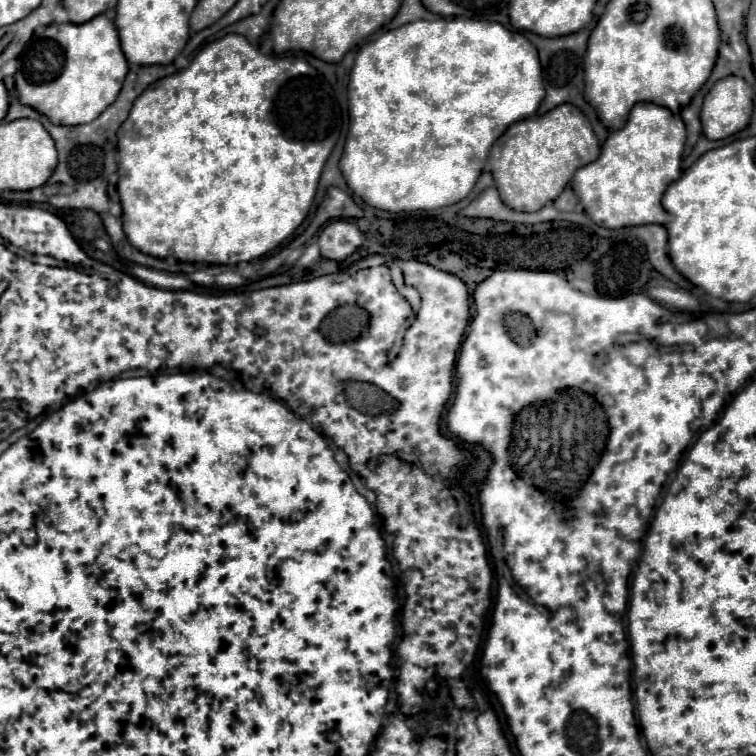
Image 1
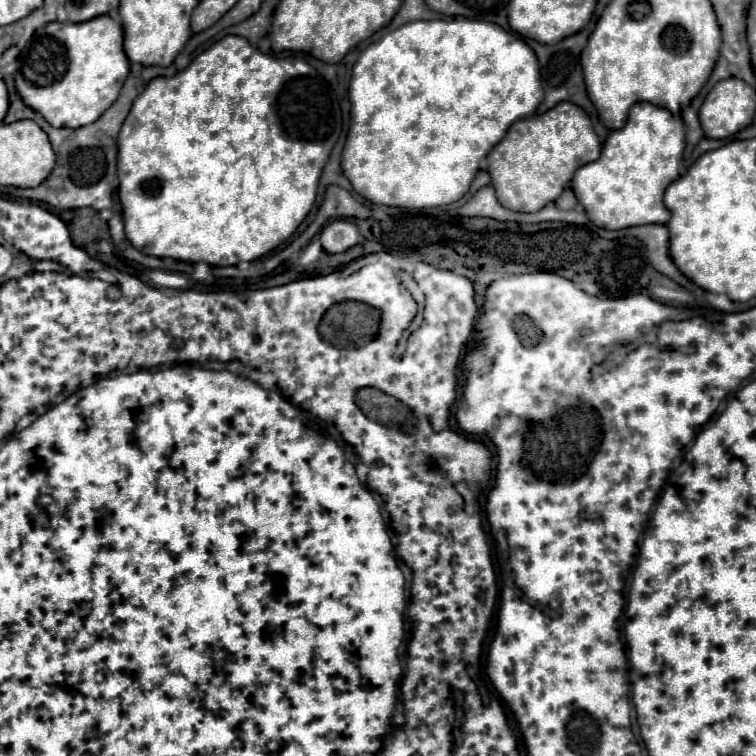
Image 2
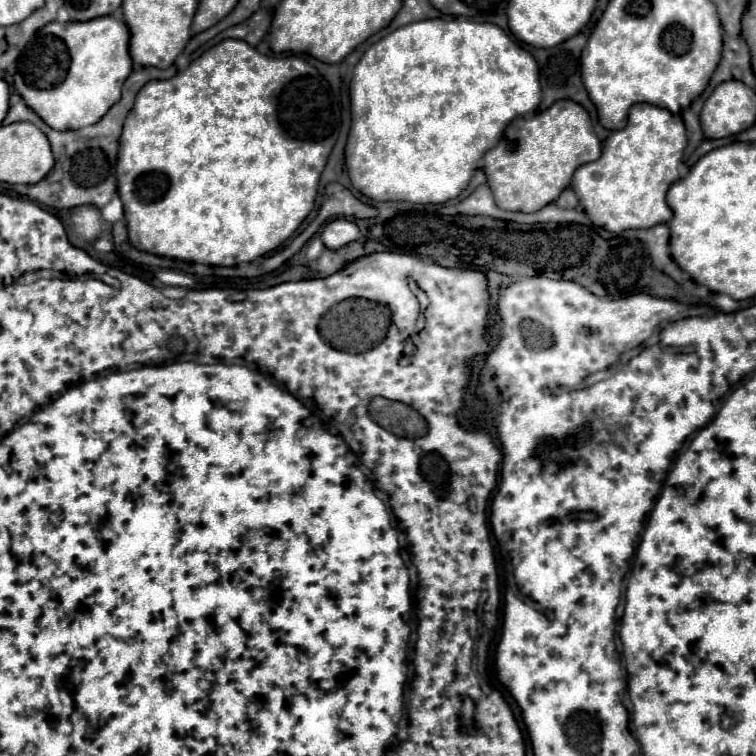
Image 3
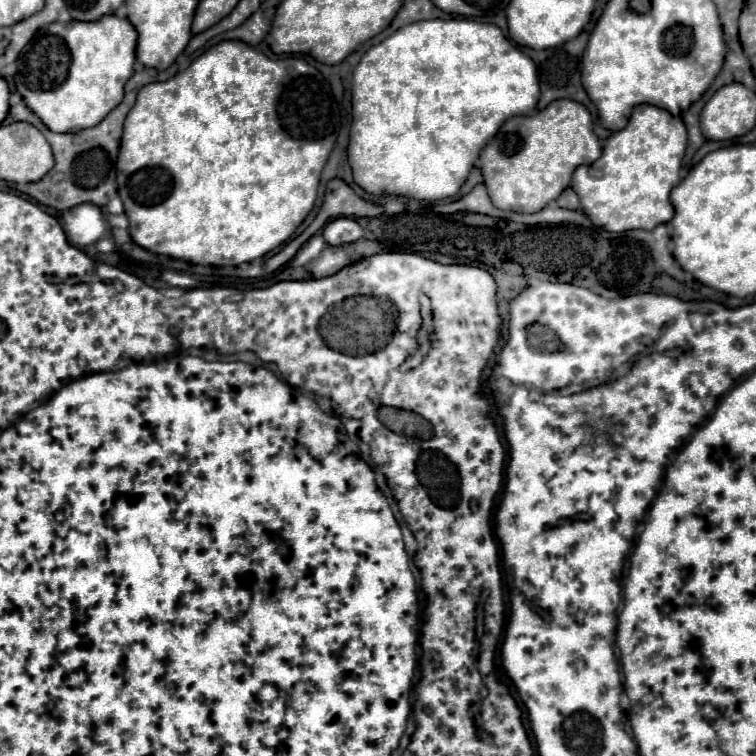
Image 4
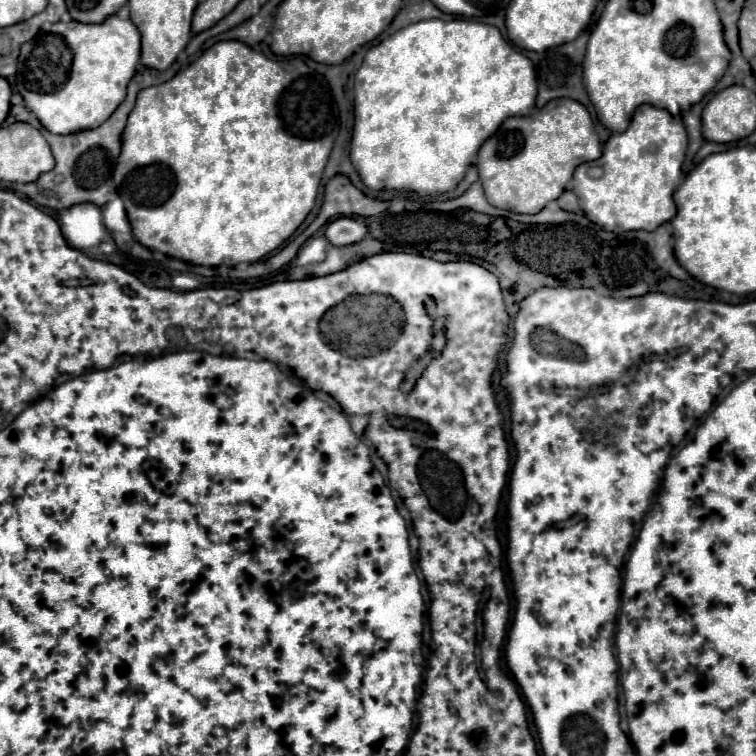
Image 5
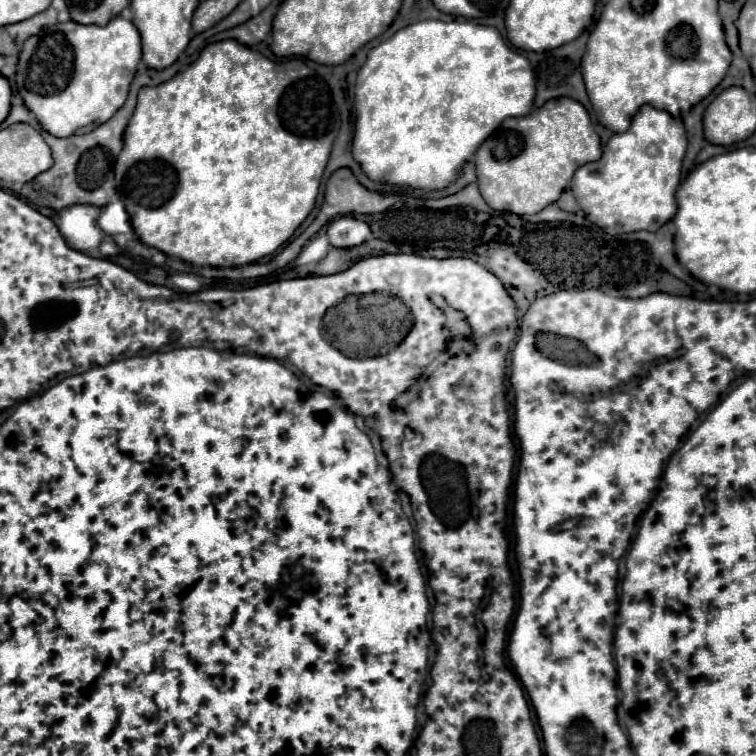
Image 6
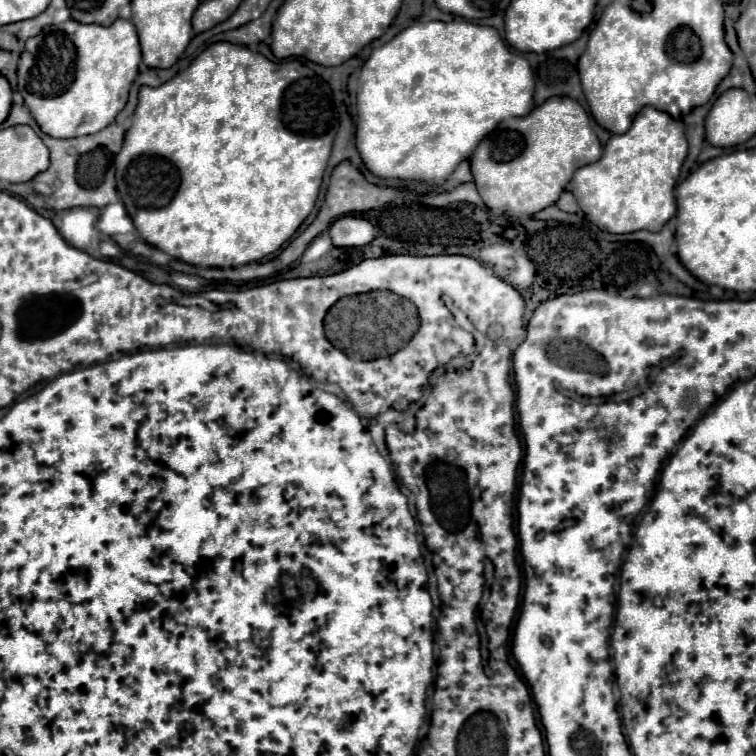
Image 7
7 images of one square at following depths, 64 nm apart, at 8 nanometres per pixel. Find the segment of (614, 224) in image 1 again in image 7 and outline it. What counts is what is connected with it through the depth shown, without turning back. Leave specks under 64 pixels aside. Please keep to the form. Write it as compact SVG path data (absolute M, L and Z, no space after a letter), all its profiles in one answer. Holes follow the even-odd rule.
M644 106L628 132L608 140L598 162L574 172L570 192L576 196L586 218L598 228L604 228L604 232L660 232L660 228L676 214L674 186L686 152L688 142L682 121L652 106Z

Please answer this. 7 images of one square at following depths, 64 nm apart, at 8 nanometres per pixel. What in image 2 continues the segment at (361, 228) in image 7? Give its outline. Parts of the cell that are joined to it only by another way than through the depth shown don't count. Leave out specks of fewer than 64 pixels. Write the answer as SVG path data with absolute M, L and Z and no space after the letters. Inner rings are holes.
M332 220L320 232L320 242L324 252L342 254L360 242L360 232L356 224L346 220Z

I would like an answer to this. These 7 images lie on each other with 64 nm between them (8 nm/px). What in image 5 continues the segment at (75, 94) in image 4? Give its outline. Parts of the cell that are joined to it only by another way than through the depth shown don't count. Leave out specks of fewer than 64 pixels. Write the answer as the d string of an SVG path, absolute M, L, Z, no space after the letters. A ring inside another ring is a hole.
M108 16L100 24L80 24L76 20L64 24L46 24L38 36L26 42L20 50L16 88L22 94L26 106L36 114L46 130L52 134L74 134L100 126L122 104L126 86L136 72L140 60L140 32L132 20Z

